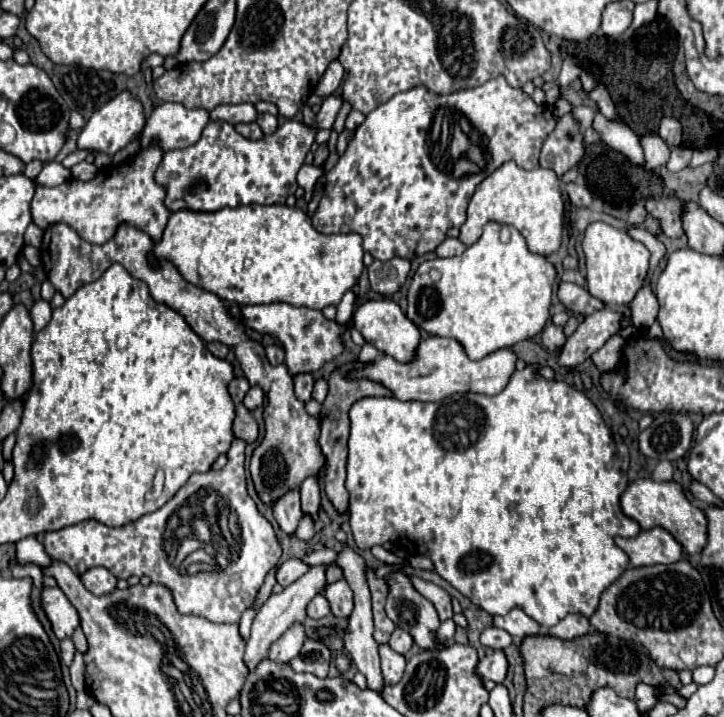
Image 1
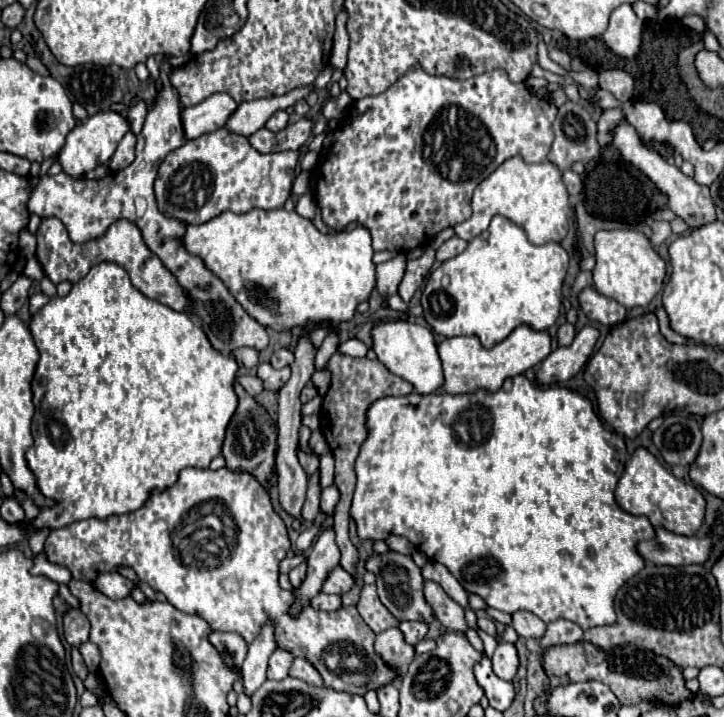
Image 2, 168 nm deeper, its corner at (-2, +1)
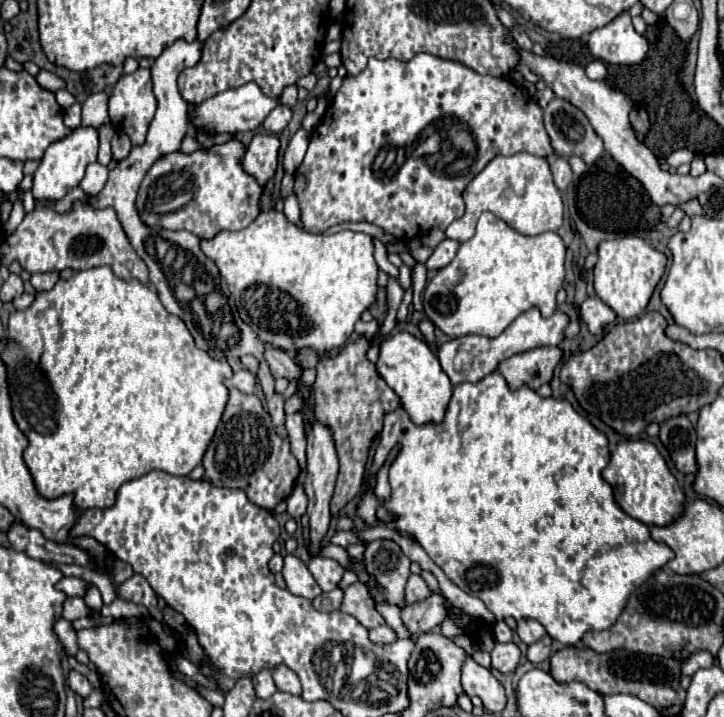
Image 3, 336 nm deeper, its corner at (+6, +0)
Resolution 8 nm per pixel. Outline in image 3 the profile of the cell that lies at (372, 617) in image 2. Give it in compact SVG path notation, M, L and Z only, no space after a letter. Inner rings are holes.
M355 582L349 588L345 588L340 610L345 614L355 616L369 630L385 624L383 616L375 608L373 598L369 598L369 592L367 592L365 584L361 584L361 582Z

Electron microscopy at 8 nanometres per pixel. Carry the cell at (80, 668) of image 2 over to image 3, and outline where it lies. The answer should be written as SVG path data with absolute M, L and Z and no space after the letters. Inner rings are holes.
M69 670L69 674L67 674L67 684L69 684L69 688L71 688L73 692L77 692L81 698L85 698L85 696L93 690L93 686L91 686L89 680L87 680L87 676L83 676L83 674L77 672L77 670Z

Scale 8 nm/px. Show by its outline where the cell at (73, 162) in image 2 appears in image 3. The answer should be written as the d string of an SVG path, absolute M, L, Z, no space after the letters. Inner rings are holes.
M79 126L71 130L63 140L53 142L47 150L43 160L39 162L37 172L33 174L33 196L35 200L59 200L63 198L71 188L75 188L83 176L85 168L93 162L97 162L97 152L99 152L99 130L93 126Z

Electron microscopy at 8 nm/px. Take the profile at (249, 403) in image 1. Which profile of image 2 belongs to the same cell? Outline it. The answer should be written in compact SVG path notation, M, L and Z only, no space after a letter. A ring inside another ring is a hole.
M245 373L245 375L239 375L237 377L237 381L243 385L243 389L249 393L249 395L259 395L261 391L263 391L263 383L259 381L259 377L257 375L249 375L249 373Z

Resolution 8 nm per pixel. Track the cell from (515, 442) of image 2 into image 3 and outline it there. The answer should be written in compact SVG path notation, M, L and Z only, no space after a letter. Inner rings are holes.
M493 372L487 378L483 378L483 382L479 382L479 384L471 384L471 382L457 384L455 390L453 390L453 396L451 396L451 400L449 400L449 404L445 408L443 422L439 422L439 424L429 422L425 426L417 426L417 424L411 422L409 414L401 406L383 416L381 440L379 440L379 446L375 450L369 476L365 480L365 492L359 496L357 516L365 522L367 528L381 526L381 520L377 518L377 508L383 504L391 514L395 514L395 520L389 522L389 528L403 530L409 536L413 536L425 548L429 558L445 572L445 576L451 582L455 582L461 590L465 590L467 594L473 594L473 596L481 598L485 602L485 606L495 614L497 620L503 620L507 616L513 616L515 620L519 620L519 618L535 618L537 622L541 622L545 626L547 634L553 640L559 640L561 644L571 646L571 644L577 644L581 640L581 636L585 632L589 632L589 630L607 630L607 628L611 628L617 622L617 618L619 618L631 590L635 590L635 586L643 584L655 570L663 568L673 558L673 550L669 546L655 542L649 536L649 528L643 522L633 520L629 514L625 514L615 504L613 490L601 476L603 468L609 464L609 458L611 458L611 454L609 454L605 434L599 432L579 412L575 412L575 408L567 400L541 398L535 390L531 390L527 386L523 386L523 390L511 392L507 388L505 378L499 372ZM397 444L401 444L401 450L391 462L391 466L395 468L395 482L389 482L391 484L389 500L381 502L375 496L375 474L387 462L391 450Z

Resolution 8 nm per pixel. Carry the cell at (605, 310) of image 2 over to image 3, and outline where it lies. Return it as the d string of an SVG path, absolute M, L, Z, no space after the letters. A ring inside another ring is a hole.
M589 296L581 304L581 318L589 326L591 334L601 334L609 324L615 322L617 316L599 296Z

